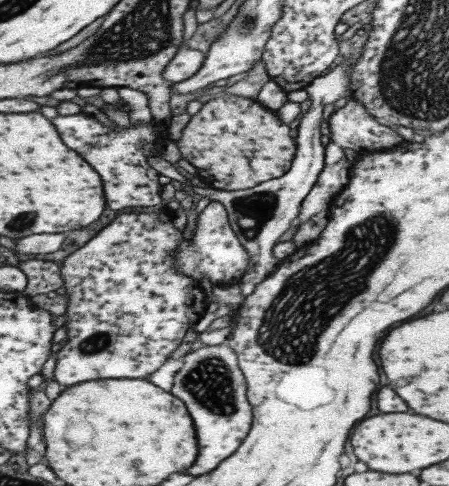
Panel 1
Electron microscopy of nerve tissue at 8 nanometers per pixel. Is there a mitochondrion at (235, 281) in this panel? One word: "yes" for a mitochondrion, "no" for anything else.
no

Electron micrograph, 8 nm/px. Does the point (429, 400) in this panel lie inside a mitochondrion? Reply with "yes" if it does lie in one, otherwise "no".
no

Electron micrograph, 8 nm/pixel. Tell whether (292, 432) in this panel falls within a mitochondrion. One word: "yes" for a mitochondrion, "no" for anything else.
no

